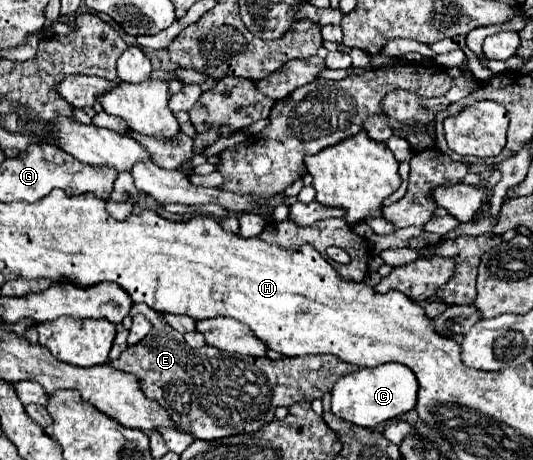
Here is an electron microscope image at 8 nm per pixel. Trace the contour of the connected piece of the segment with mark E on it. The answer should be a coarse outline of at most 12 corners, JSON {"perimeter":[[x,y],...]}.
{"perimeter":[[159,312],[109,364],[197,440],[257,432],[357,366],[197,358]]}

